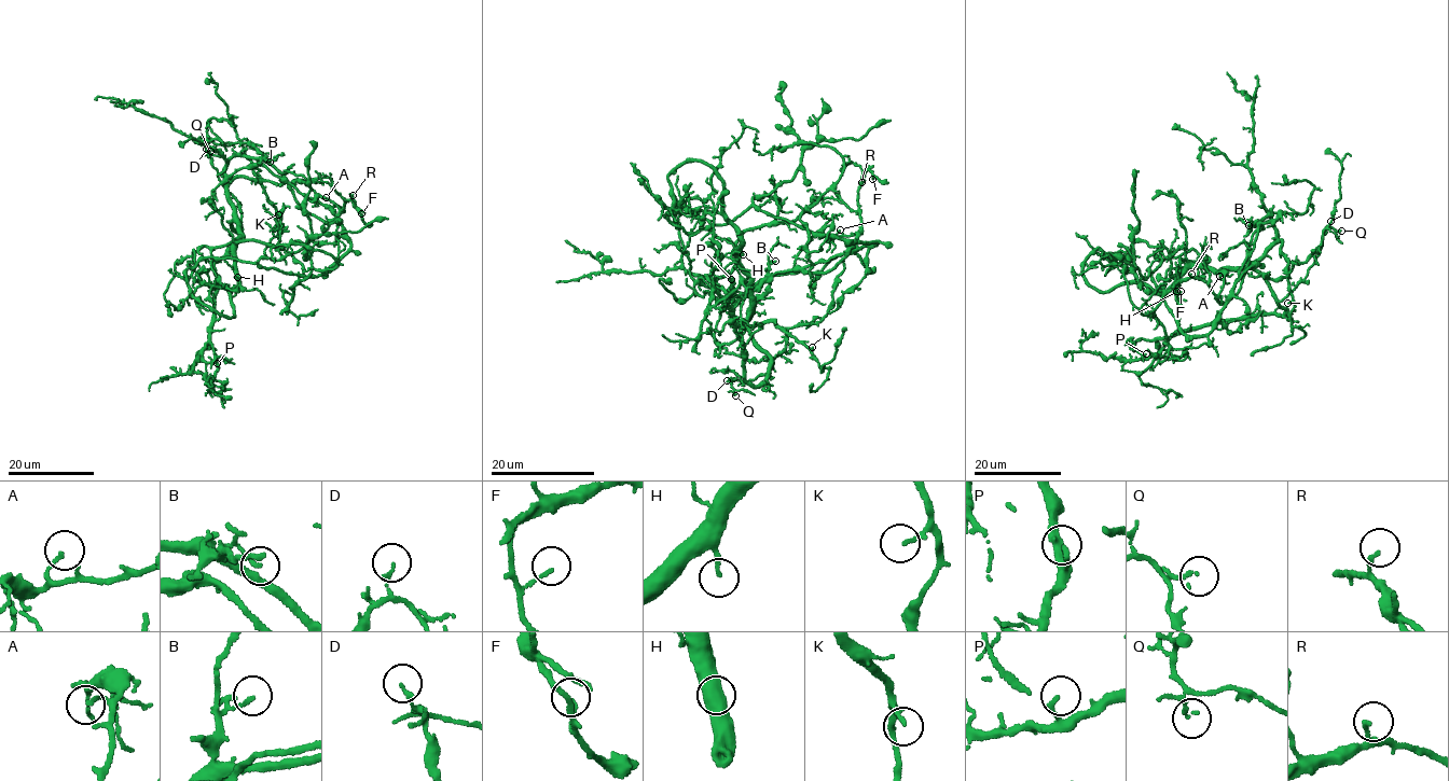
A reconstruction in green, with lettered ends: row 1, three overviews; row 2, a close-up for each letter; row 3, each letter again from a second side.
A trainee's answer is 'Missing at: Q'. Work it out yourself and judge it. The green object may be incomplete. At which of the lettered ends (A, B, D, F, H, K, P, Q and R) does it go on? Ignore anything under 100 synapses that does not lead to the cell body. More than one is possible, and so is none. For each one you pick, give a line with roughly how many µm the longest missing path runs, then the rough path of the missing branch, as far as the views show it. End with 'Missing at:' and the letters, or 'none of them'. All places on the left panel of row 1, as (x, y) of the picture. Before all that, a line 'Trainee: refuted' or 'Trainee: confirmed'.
Trainee: refuted
H: missing 80 µm; course (237, 277), (252, 307), (247, 320), (266, 363), (263, 430), (286, 422), (330, 423), (340, 431)
Missing at: H

